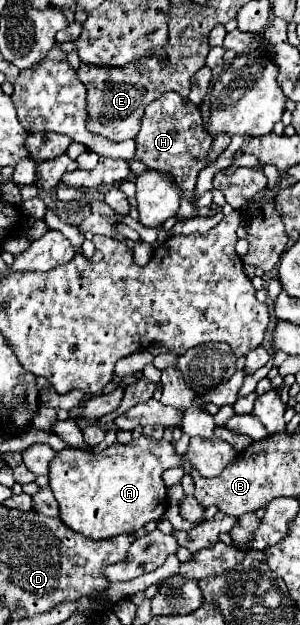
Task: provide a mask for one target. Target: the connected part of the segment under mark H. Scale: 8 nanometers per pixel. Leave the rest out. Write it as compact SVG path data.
M167 91L157 101L145 107L145 115L141 119L141 129L137 133L137 153L135 159L145 163L151 169L169 171L175 181L181 185L185 193L195 189L195 179L199 169L205 167L205 157L209 157L209 149L213 145L213 137L205 133L199 107L191 101L185 101L179 93Z

